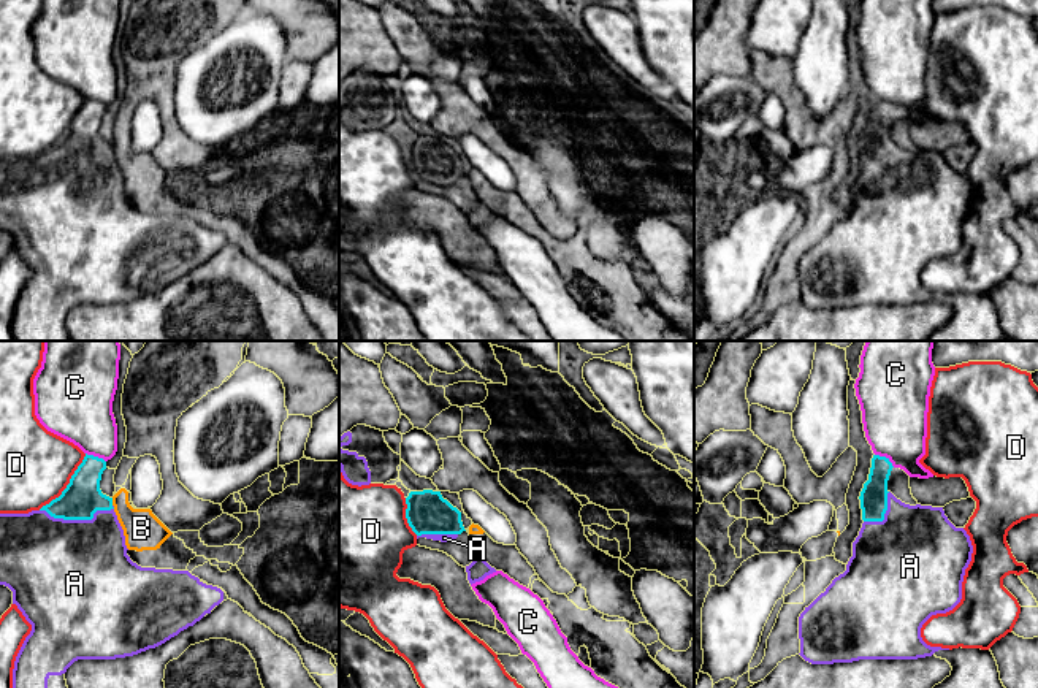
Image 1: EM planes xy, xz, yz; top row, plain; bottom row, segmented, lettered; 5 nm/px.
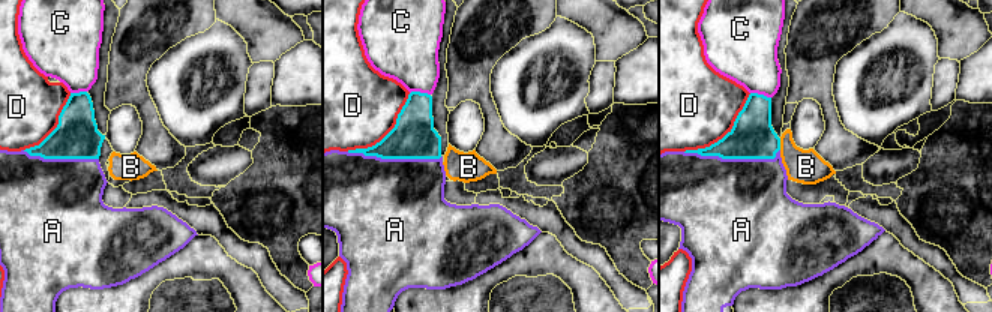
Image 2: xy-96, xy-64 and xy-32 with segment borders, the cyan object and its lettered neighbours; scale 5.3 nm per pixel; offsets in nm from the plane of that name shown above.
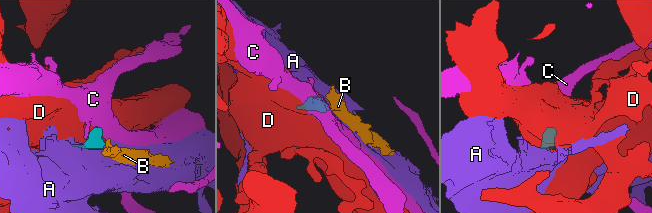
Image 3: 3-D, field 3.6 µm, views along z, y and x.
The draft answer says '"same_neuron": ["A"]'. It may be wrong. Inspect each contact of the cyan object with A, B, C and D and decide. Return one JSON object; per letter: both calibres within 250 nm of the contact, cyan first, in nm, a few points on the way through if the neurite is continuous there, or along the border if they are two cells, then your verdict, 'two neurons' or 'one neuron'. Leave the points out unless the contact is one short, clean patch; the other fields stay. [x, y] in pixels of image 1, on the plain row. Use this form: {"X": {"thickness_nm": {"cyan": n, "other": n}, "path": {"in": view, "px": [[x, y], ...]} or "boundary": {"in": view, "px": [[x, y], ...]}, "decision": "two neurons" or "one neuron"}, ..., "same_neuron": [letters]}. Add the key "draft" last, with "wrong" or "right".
{"A": {"thickness_nm": {"cyan": 200, "other": 500}, "decision": "one neuron"}, "B": {"thickness_nm": {"cyan": 200, "other": 190}, "boundary": {"in": "xy", "px": [[111, 143], [113, 149]]}, "decision": "two neurons"}, "C": {"thickness_nm": {"cyan": 140, "other": 340}, "boundary": {"in": "yz", "px": [[875, 99], [883, 100], [894, 111]]}, "decision": "two neurons"}, "D": {"thickness_nm": {"cyan": 200, "other": 360}, "decision": "two neurons"}, "same_neuron": ["A"], "draft": "right"}

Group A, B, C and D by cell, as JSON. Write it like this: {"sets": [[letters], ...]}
{"sets": [["A"], ["B"], ["C"], ["D"]]}

